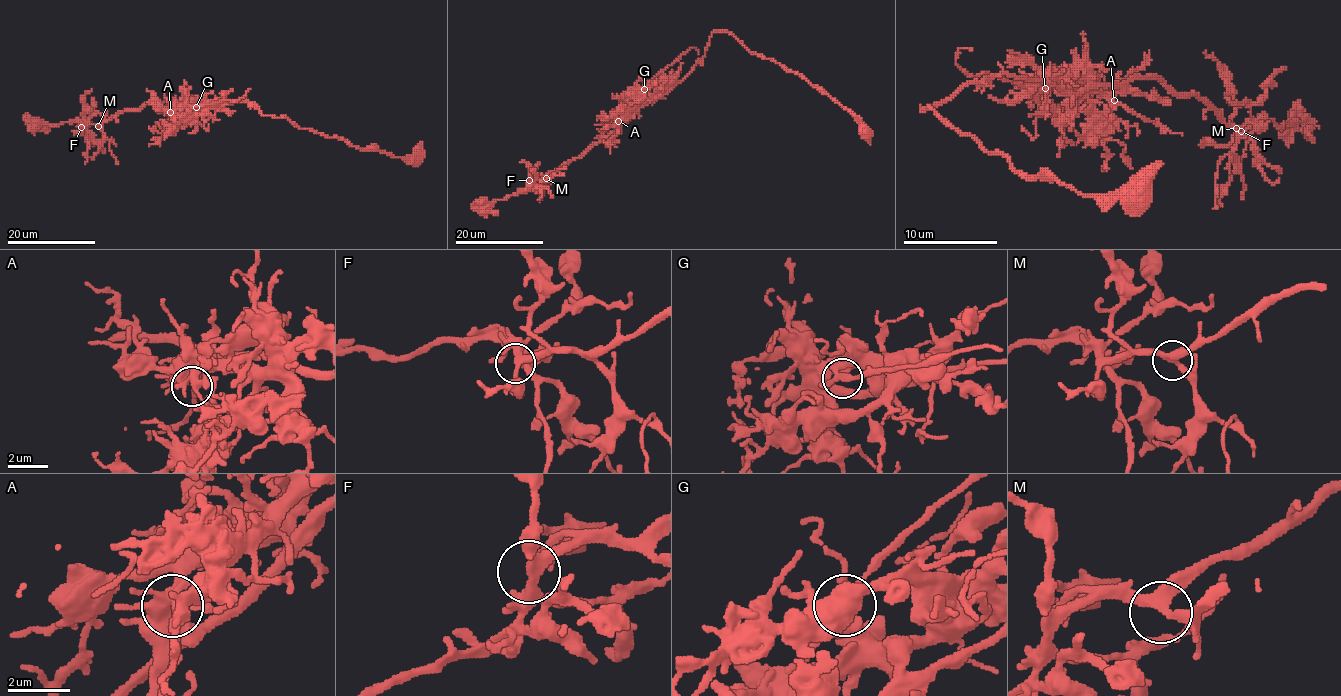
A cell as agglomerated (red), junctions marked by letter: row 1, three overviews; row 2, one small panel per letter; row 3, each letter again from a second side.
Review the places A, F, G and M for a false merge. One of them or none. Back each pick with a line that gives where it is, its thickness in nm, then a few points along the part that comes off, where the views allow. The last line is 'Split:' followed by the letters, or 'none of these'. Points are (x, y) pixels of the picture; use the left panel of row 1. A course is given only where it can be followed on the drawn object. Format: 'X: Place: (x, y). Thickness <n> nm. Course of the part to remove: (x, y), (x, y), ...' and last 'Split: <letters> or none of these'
G: Place: (196, 107). Thickness 200 nm. Course of the part to remove: (196, 107), (227, 99), (236, 101), (251, 89)
Split: G

